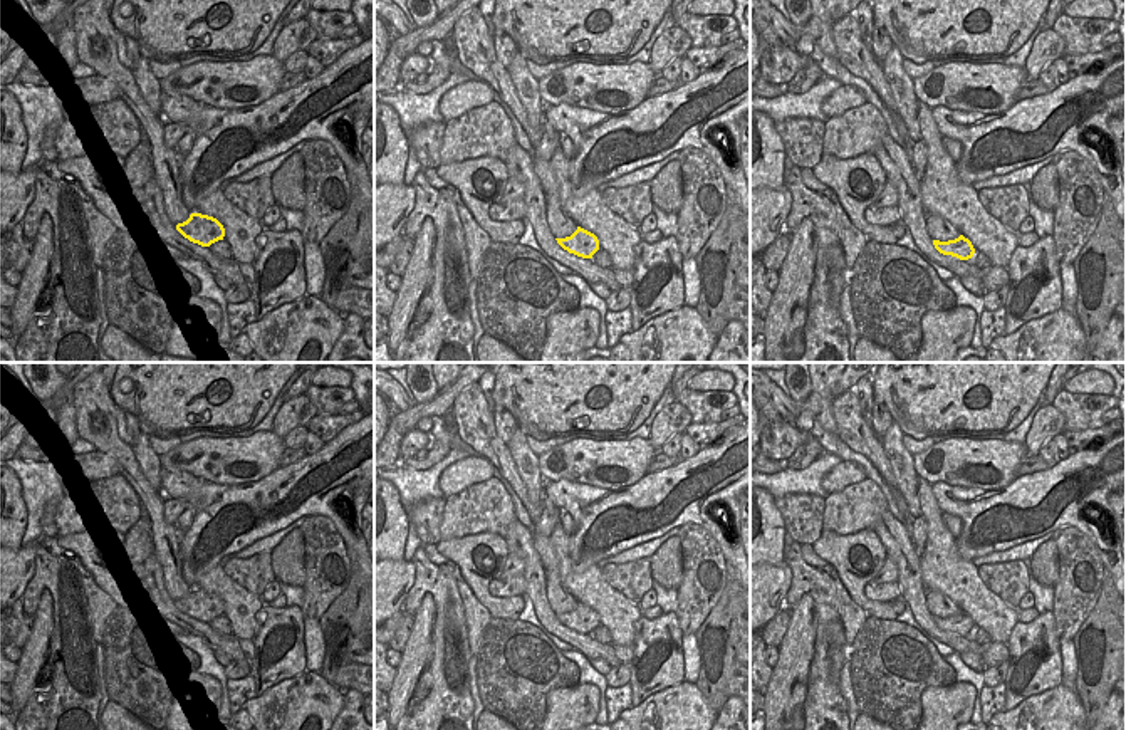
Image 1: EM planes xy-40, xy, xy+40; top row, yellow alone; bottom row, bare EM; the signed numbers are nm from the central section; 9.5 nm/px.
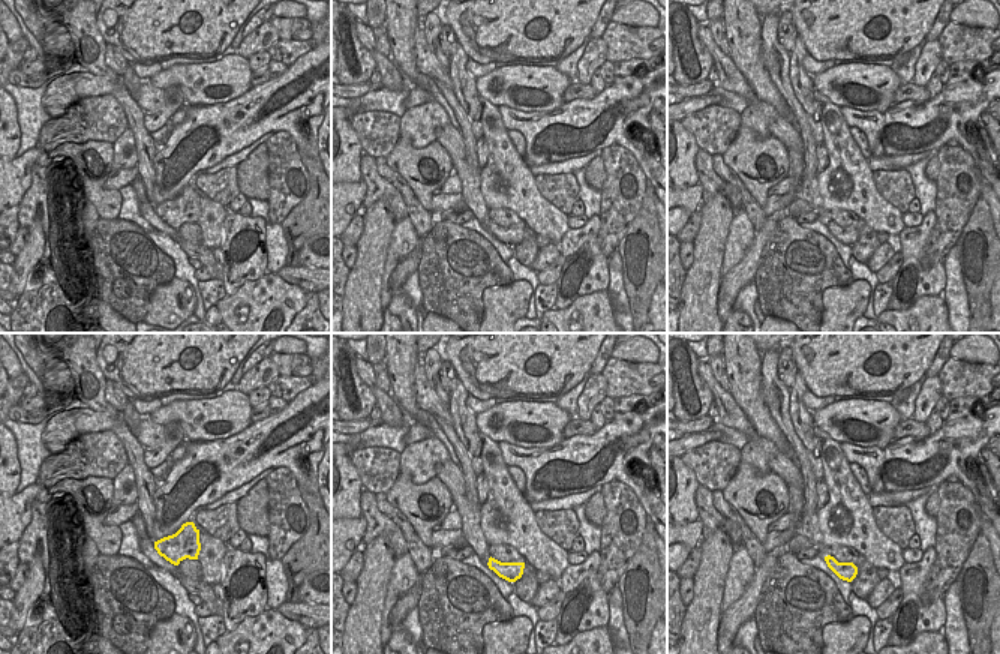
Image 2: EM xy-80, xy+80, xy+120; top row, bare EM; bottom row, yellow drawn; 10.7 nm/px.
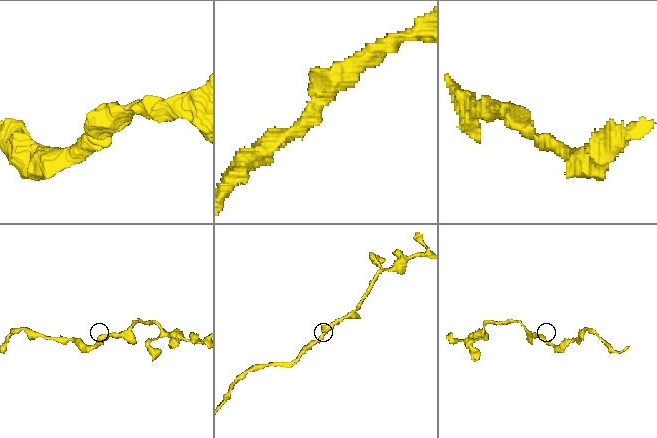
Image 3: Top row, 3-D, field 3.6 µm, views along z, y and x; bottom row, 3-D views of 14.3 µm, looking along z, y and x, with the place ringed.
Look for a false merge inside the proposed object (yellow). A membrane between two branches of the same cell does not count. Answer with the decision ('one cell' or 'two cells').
one cell

